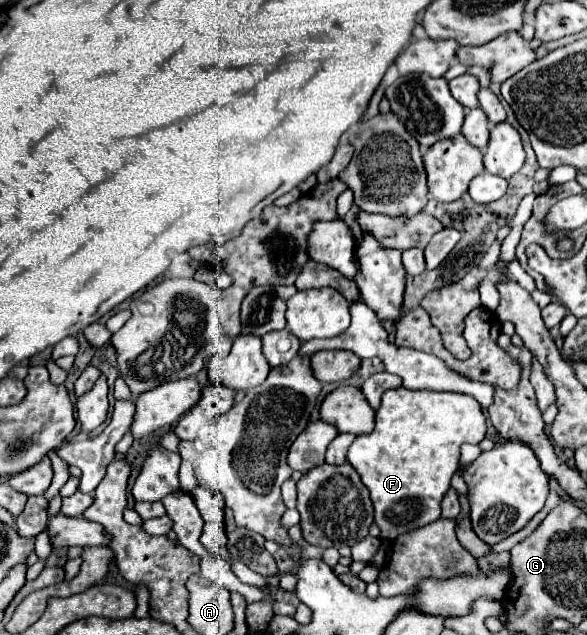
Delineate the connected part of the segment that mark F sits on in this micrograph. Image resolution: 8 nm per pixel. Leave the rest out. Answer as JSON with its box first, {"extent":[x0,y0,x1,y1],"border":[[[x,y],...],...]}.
{"extent":[347,388,485,540],"border":[[[395,388],[395,390],[387,390],[383,394],[383,400],[381,400],[381,408],[377,410],[375,414],[375,428],[373,432],[369,434],[361,434],[355,438],[355,442],[351,444],[349,448],[349,454],[347,454],[347,462],[359,472],[361,476],[361,482],[369,488],[371,492],[371,500],[373,500],[373,506],[375,506],[375,524],[381,528],[381,538],[383,540],[395,540],[399,534],[403,532],[411,532],[415,528],[421,528],[429,522],[435,522],[439,516],[441,516],[441,498],[445,496],[445,492],[449,490],[449,480],[451,476],[455,474],[455,470],[459,468],[459,448],[461,444],[465,442],[471,442],[471,444],[479,444],[483,438],[485,438],[485,416],[483,412],[479,410],[479,402],[469,396],[469,394],[461,394],[461,392],[431,392],[431,390],[407,390],[407,388]]]}

